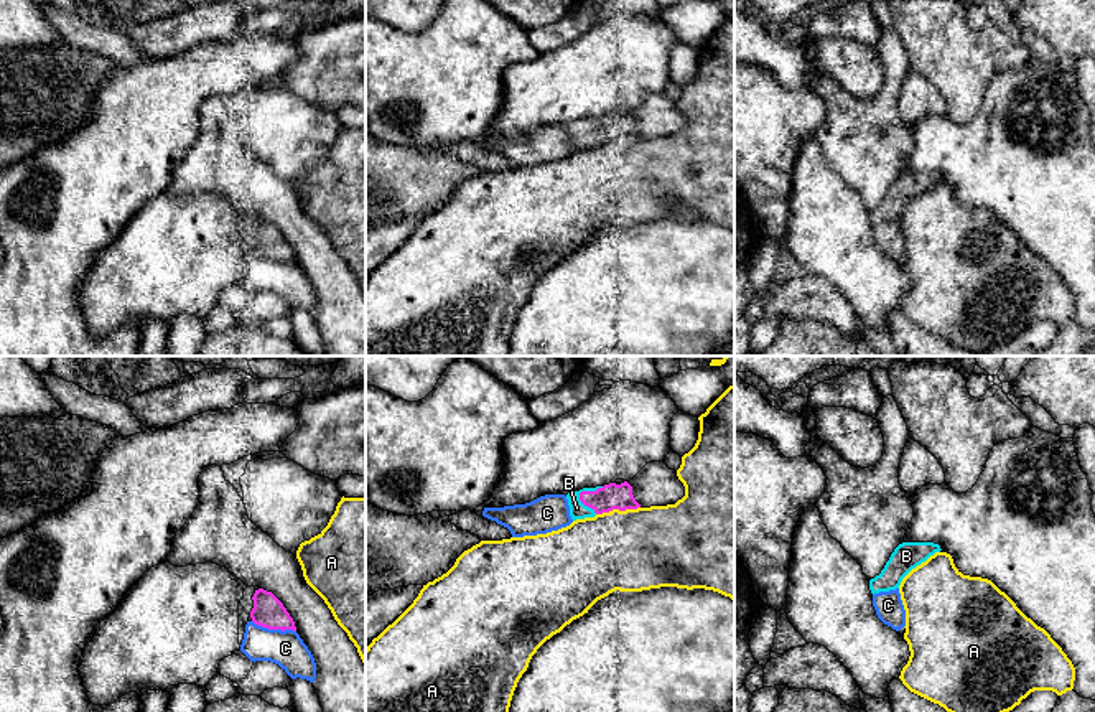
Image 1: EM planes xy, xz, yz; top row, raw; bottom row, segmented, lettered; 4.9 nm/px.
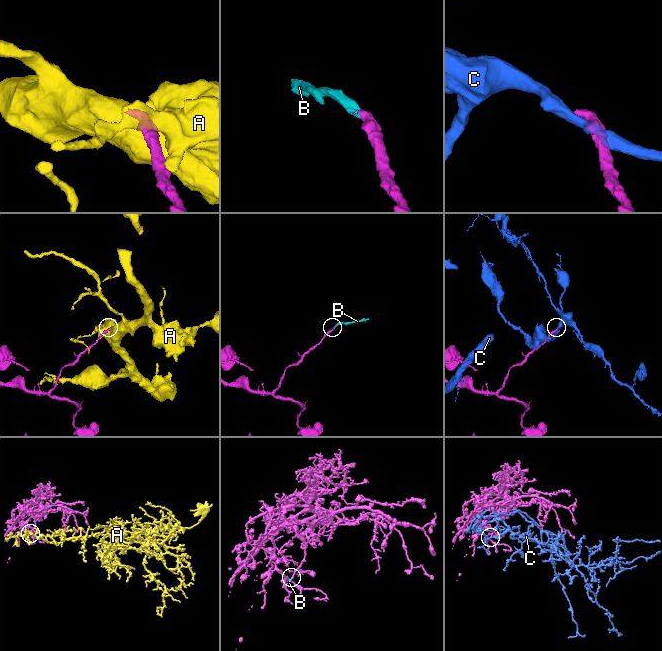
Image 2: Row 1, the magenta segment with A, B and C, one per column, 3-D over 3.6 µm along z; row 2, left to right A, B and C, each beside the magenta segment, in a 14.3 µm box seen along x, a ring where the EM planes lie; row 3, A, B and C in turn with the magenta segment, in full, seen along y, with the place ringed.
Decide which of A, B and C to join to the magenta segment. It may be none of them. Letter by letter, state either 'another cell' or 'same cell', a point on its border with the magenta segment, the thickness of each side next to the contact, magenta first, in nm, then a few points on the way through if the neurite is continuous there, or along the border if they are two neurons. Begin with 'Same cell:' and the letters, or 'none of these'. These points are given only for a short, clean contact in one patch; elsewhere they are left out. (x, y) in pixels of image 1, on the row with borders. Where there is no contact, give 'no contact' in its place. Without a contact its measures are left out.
Same cell: B
A: another cell; meets magenta in xz at (618, 508); 130 nm thick on the magenta side, 400 nm on the other
B: same cell; meets magenta in xz at (588, 491); 130 nm thick on the magenta side, 80 nm on the other; runs through xz (611, 496), (588, 491), (580, 493), (577, 508)
C: another cell; meets magenta in xy at (274, 628); 160 nm thick on the magenta side, 180 nm on the other

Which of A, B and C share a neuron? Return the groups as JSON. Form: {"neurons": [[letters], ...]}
{"neurons": [["A"], ["B"], ["C"]]}

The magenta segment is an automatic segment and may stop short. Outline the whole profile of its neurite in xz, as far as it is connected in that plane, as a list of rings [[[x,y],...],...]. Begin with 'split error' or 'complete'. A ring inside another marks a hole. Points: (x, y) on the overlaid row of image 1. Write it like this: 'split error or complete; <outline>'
split error; [[[627,481],[571,491],[566,494],[566,499],[573,521],[594,518],[613,509],[626,511],[641,508]]]

